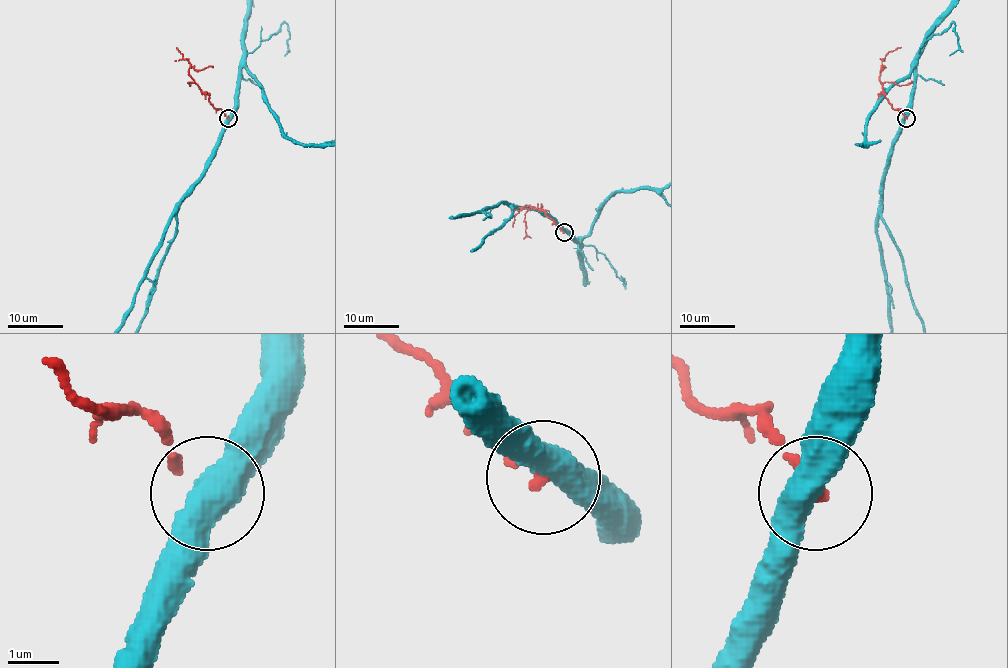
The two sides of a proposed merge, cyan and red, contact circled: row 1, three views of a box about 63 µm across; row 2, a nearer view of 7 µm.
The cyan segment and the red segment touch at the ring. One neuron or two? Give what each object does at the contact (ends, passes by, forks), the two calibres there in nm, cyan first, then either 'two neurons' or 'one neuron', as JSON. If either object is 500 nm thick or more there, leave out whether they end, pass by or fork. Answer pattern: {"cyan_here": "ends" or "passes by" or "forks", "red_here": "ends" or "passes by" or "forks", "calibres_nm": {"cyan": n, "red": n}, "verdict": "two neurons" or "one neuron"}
{"calibres_nm": {"cyan": 550, "red": 170}, "verdict": "two neurons"}

